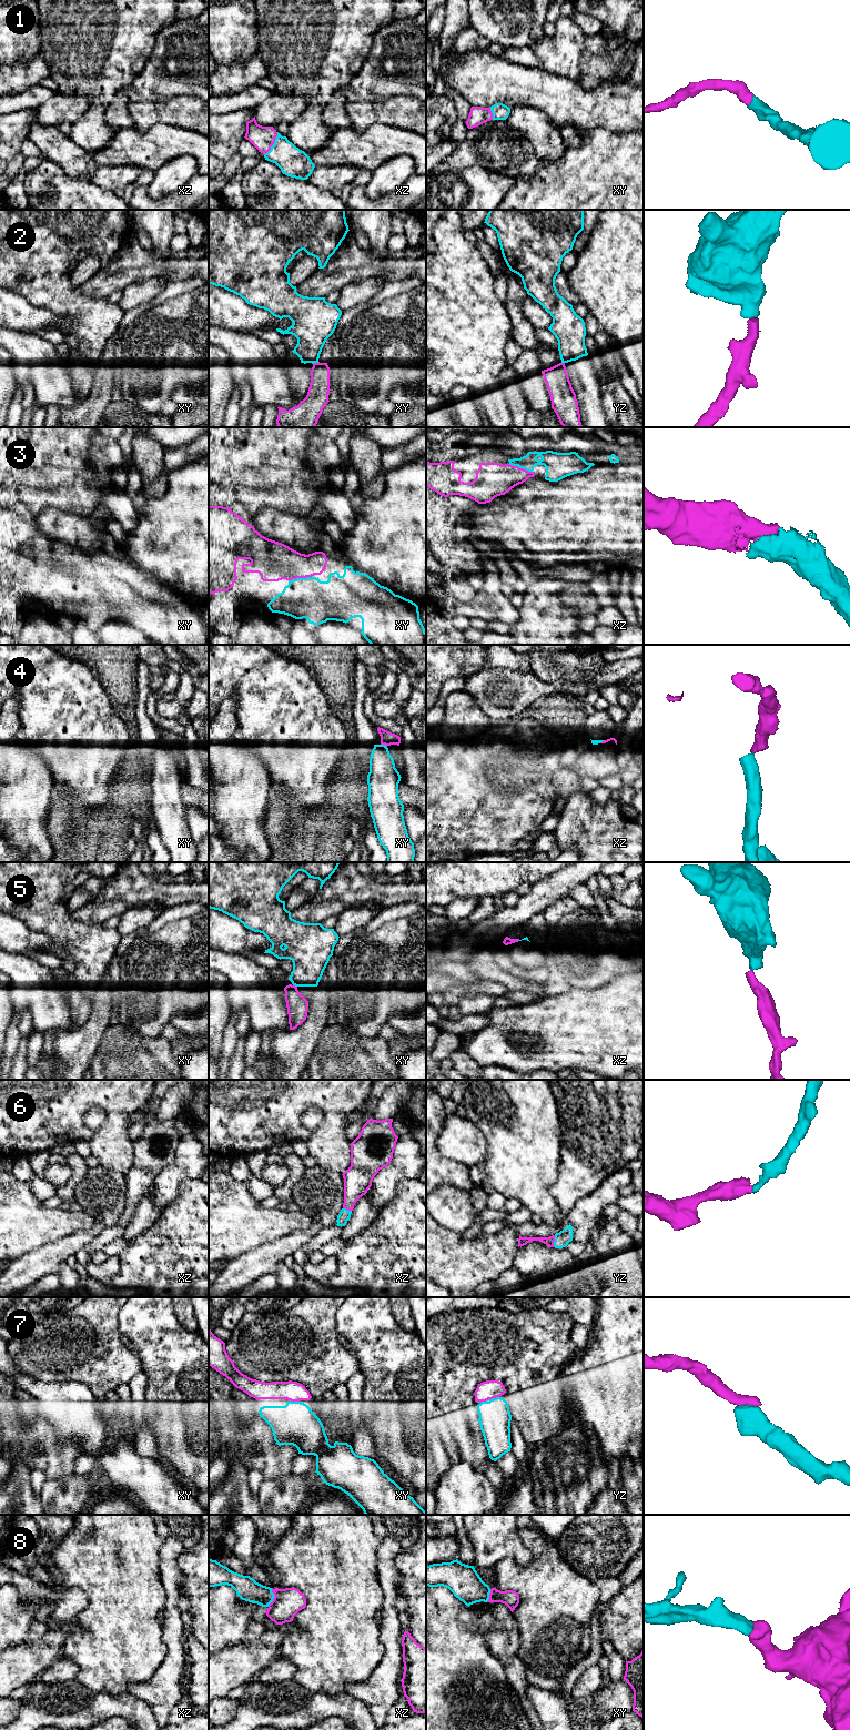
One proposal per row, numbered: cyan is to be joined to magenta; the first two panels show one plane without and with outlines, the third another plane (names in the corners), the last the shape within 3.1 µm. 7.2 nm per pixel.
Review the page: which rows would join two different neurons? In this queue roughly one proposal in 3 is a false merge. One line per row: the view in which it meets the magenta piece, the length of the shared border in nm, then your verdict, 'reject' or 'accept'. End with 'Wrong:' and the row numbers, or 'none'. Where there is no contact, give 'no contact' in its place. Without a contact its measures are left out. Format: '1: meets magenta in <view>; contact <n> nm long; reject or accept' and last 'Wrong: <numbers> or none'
1: meets magenta in xz; contact 190 nm long; accept
2: meets magenta in xy; contact 50 nm long; reject
3: meets magenta in xy; contact 180 nm long; accept
4: meets magenta in xy; contact 50 nm long; reject
5: meets magenta in xy; contact 40 nm long; reject
6: meets magenta in yz; contact 90 nm long; accept
7: meets magenta in xy; contact 70 nm long; accept
8: meets magenta in xz; contact 140 nm long; accept
Wrong: 2, 4, 5

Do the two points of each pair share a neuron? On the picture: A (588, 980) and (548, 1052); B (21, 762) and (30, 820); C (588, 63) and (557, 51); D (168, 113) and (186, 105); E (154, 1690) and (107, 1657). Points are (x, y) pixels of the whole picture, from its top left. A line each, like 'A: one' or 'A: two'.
A: two
B: one
C: two
D: one
E: two

